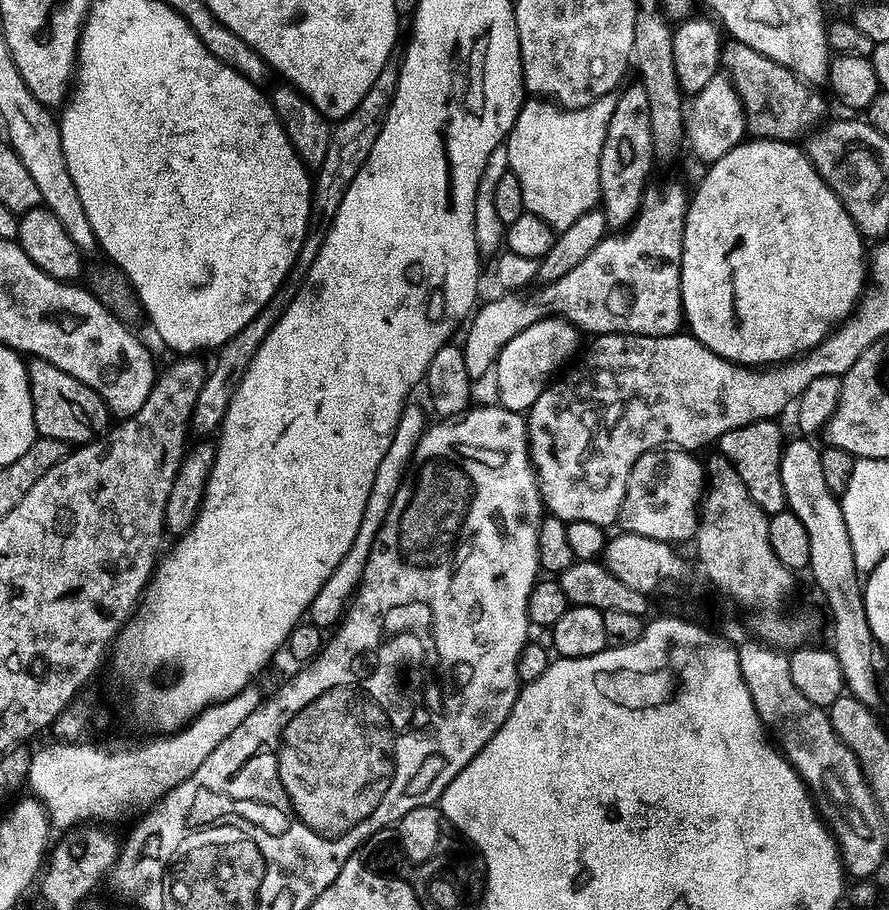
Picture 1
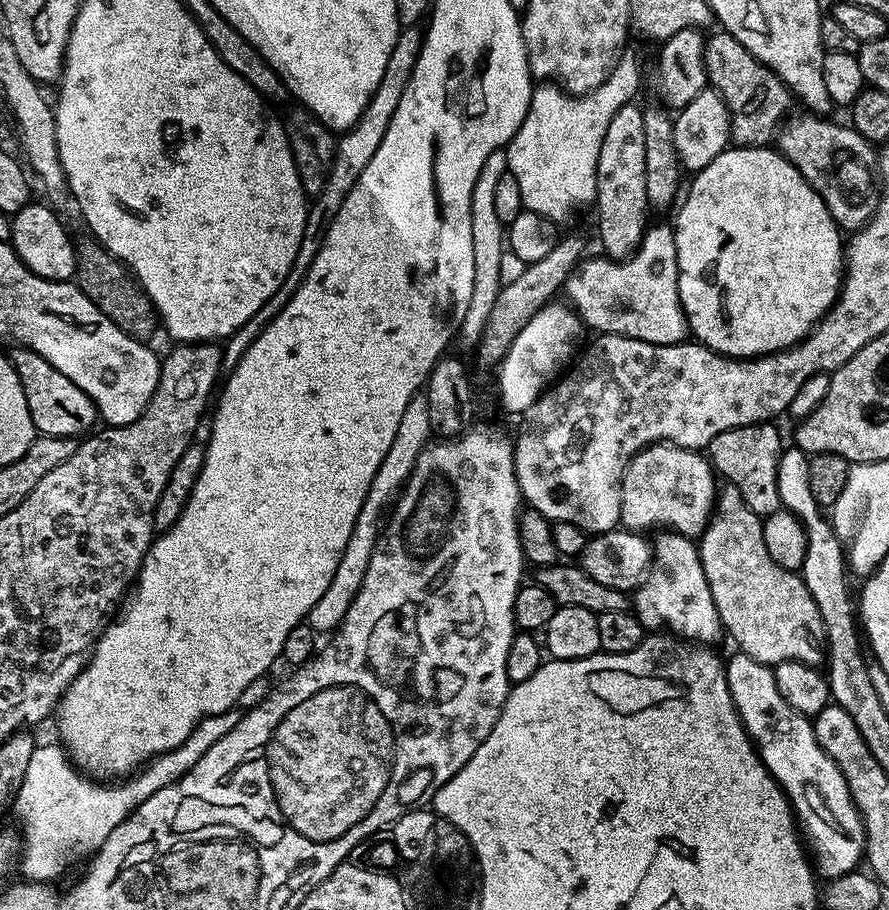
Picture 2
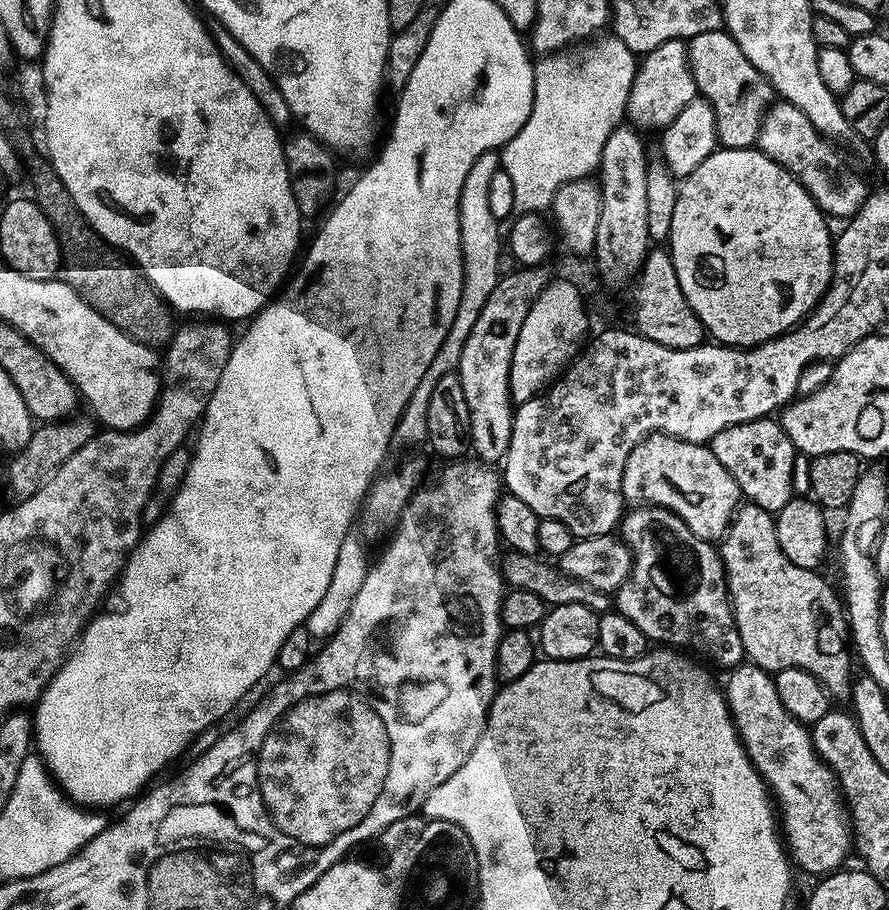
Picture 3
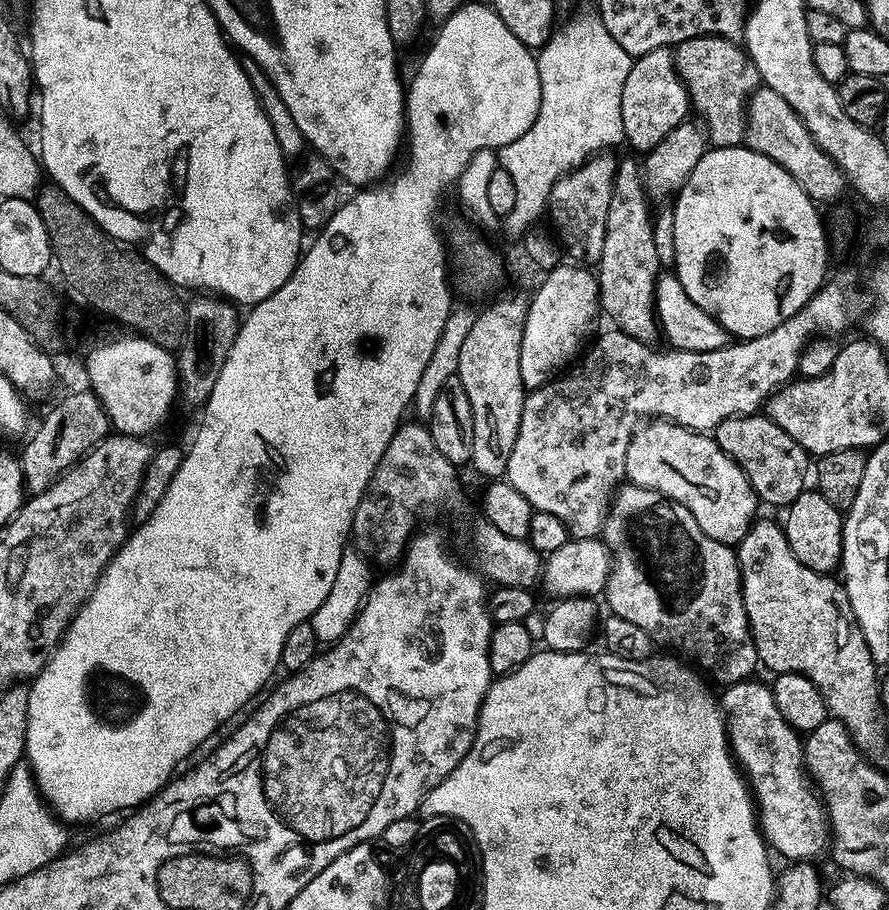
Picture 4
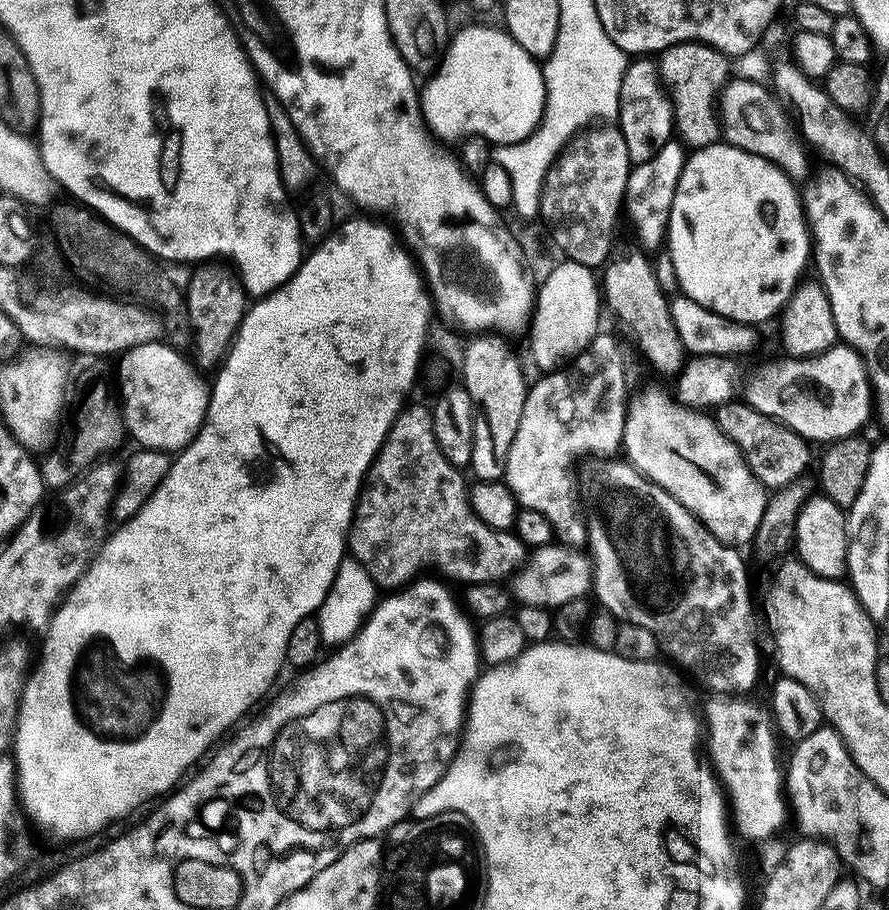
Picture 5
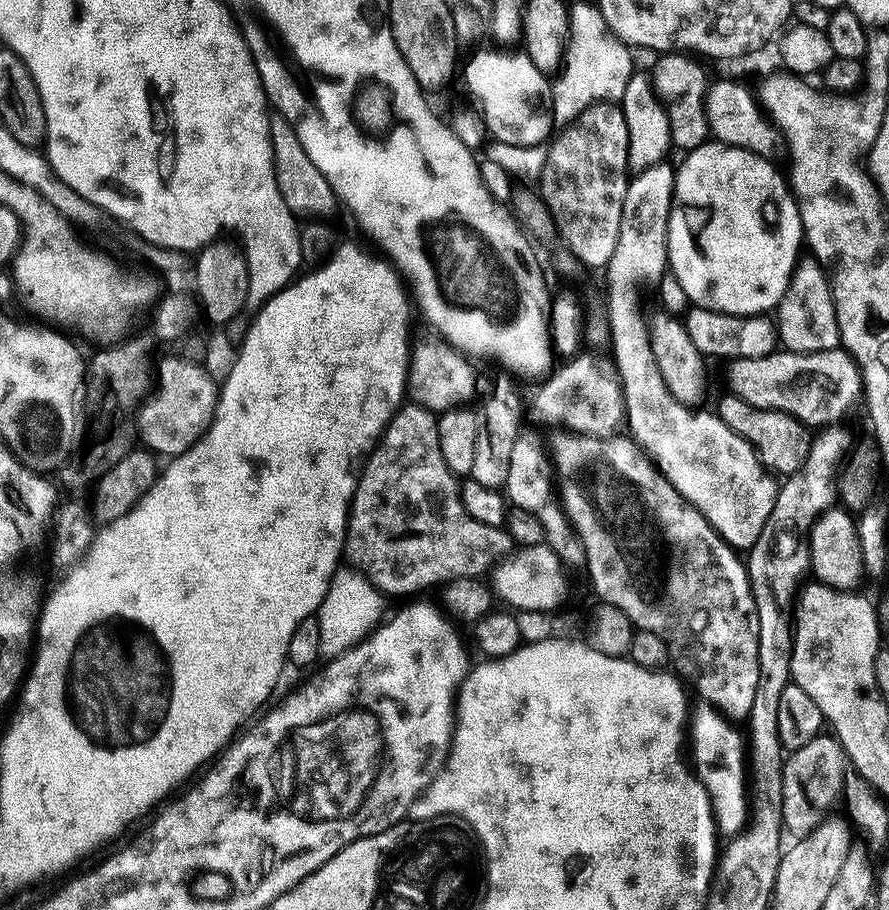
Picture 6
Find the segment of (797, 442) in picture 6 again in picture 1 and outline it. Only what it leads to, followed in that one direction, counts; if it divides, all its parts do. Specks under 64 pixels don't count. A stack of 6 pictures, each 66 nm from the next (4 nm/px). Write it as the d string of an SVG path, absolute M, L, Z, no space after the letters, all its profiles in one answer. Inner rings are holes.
M759 420L722 434L718 441L719 455L728 461L738 478L742 478L750 498L765 514L783 512L786 508L780 478L782 439L778 425L776 420Z

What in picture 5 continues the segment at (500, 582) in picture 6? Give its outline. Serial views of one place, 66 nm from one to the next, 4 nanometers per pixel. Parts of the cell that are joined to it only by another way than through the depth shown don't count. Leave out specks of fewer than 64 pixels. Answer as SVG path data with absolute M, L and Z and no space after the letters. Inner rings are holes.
M559 542L535 549L510 584L510 591L519 603L521 600L532 608L549 610L560 608L566 602L585 599L593 588L591 559L581 549L570 548Z

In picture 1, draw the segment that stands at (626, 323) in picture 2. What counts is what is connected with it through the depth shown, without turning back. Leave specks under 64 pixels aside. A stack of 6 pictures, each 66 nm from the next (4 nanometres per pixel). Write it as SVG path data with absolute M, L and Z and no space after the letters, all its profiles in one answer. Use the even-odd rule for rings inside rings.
M668 180L665 184L649 183L644 190L644 197L640 202L638 214L632 219L631 224L627 228L617 231L615 234L605 235L602 242L598 242L598 246L594 246L594 250L590 250L590 254L586 254L586 258L582 258L582 262L578 262L578 266L574 266L574 270L570 270L566 274L562 274L562 278L545 283L541 292L536 292L533 296L524 296L528 294L500 294L497 300L492 300L489 304L481 303L479 307L471 313L470 319L467 321L466 329L468 333L462 339L462 347L464 349L464 357L466 358L466 370L470 374L470 378L474 382L480 382L484 375L489 375L490 369L495 365L499 358L501 350L513 339L519 332L526 330L544 317L559 317L566 320L579 329L581 333L592 332L591 334L607 334L609 332L629 332L632 336L672 336L675 332L681 331L684 324L684 307L680 301L680 255L682 254L682 238L684 237L684 219L688 213L688 202L690 199L689 189L684 189L676 180Z

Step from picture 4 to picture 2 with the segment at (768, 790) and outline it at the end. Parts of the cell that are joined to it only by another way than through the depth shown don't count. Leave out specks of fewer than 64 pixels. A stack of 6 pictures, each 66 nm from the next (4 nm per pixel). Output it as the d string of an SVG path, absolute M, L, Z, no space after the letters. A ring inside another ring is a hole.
M737 651L735 655L727 657L726 667L728 685L740 721L765 766L791 800L803 835L810 845L815 869L828 882L857 871L866 856L866 825L843 770L818 742L815 723L784 700L775 671L744 652Z

